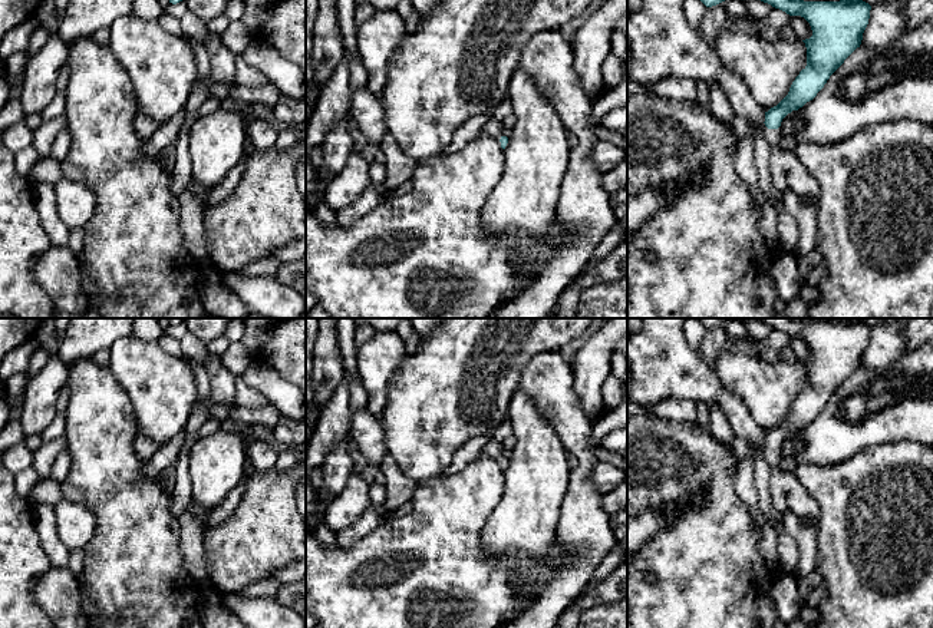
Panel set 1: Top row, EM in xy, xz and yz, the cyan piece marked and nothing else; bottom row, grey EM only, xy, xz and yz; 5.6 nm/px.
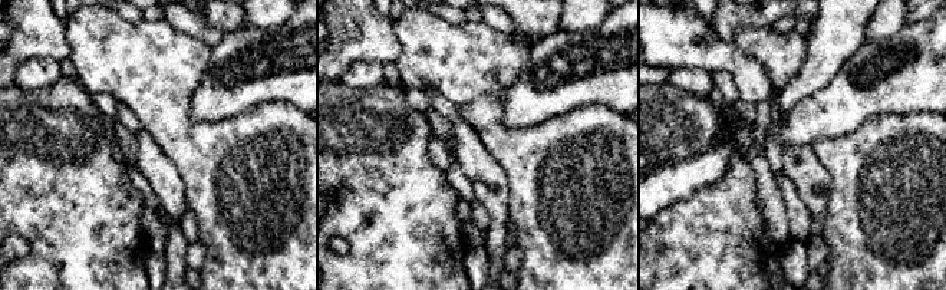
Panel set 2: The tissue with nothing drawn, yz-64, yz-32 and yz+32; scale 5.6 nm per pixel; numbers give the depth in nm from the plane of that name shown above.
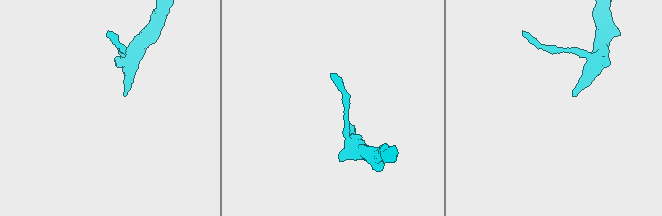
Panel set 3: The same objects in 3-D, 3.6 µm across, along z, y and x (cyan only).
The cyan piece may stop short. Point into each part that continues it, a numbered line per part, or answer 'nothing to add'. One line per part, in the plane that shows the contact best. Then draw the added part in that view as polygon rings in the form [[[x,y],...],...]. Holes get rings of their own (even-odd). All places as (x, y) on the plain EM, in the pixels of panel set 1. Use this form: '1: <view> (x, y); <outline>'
1: yz (797, 509); [[[766,450],[765,460],[769,466],[771,502],[800,549],[795,576],[801,579],[815,572],[818,506],[797,476],[781,469],[778,450]]]

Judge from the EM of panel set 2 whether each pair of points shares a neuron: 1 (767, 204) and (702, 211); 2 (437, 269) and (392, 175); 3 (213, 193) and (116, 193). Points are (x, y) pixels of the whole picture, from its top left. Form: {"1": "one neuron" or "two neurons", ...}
{"1": "two neurons", "2": "one neuron", "3": "two neurons"}

